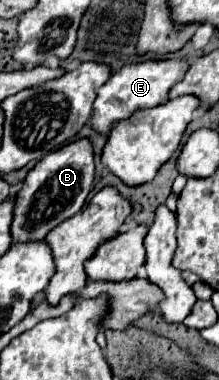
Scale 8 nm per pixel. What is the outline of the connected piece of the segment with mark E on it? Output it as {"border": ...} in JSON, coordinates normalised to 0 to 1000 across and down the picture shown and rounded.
{"border":[[[676,158],[639,168],[575,168],[557,184],[511,195],[447,237],[447,258],[429,268],[402,326],[420,332],[420,342],[493,358],[530,321],[594,311],[621,289],[749,274],[767,263],[767,237],[795,226],[795,216],[813,216],[813,205],[831,205],[831,195],[849,195],[849,174],[849,158]]]}

